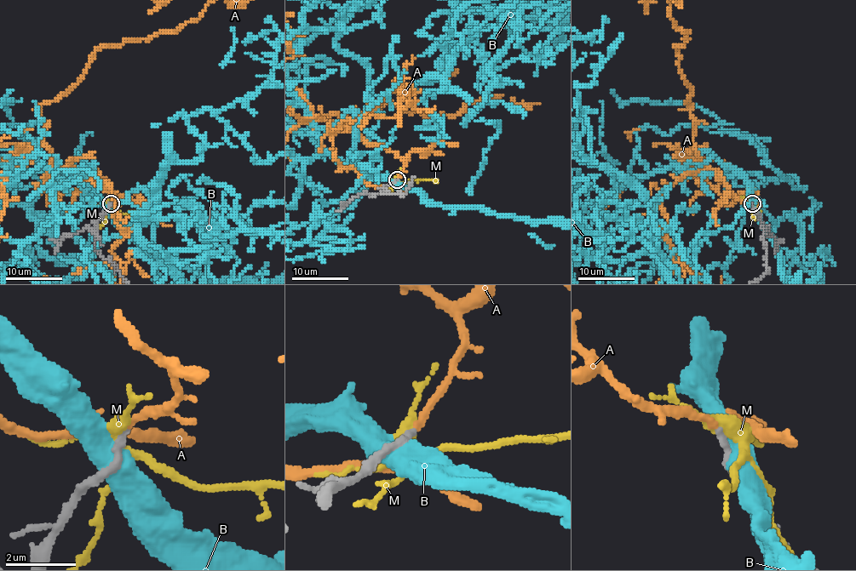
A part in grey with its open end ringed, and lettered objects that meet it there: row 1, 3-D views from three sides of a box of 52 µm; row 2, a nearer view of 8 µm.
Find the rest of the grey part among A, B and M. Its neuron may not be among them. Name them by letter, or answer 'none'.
A

